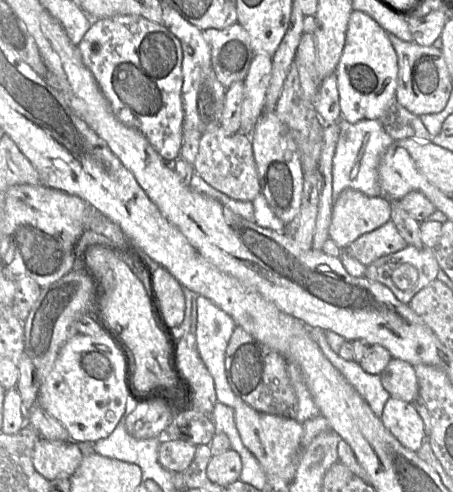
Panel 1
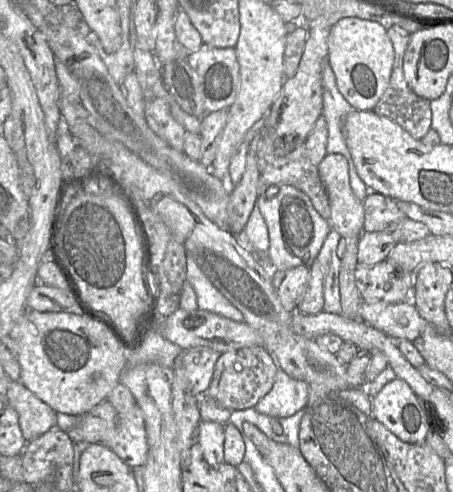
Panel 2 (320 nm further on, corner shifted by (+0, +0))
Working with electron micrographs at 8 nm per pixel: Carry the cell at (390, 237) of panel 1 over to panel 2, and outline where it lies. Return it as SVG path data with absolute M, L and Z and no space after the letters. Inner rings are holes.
M364 231L358 242L358 264L374 265L385 260L396 244L392 233Z

